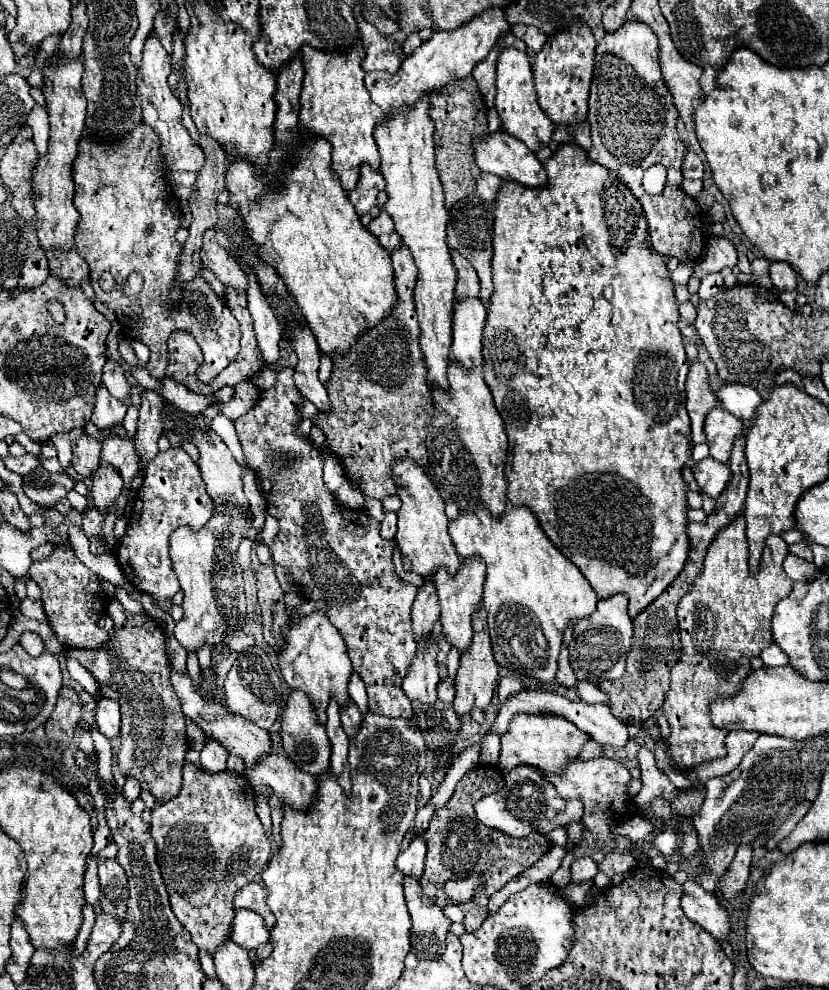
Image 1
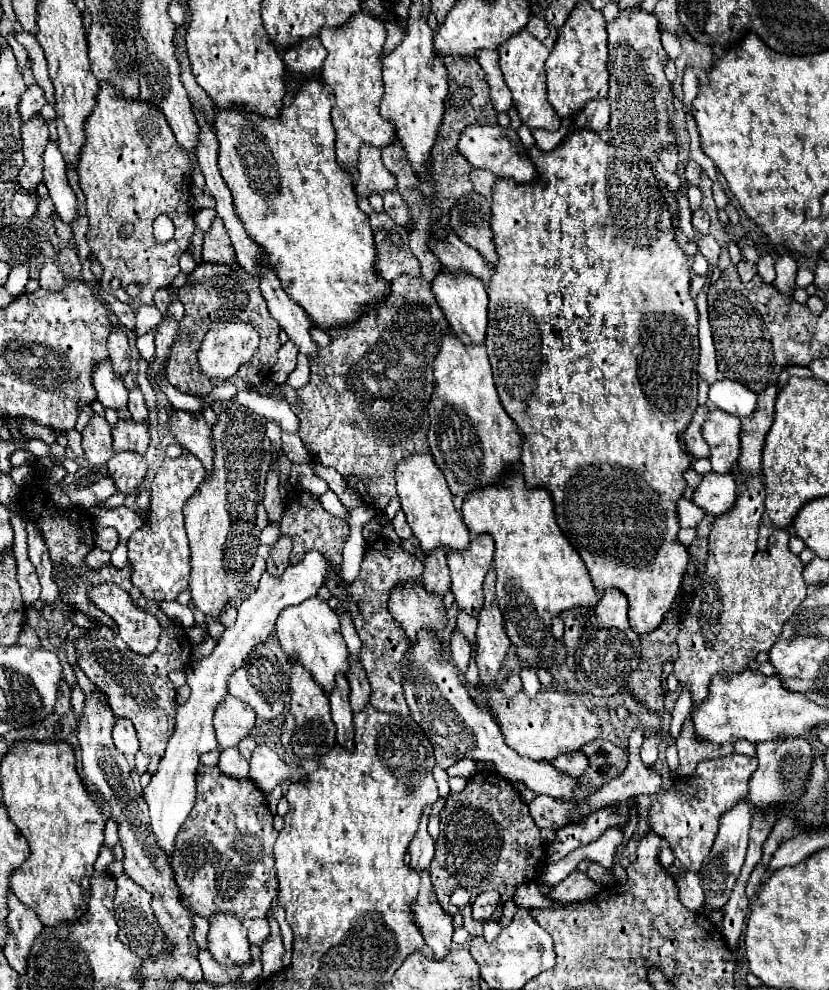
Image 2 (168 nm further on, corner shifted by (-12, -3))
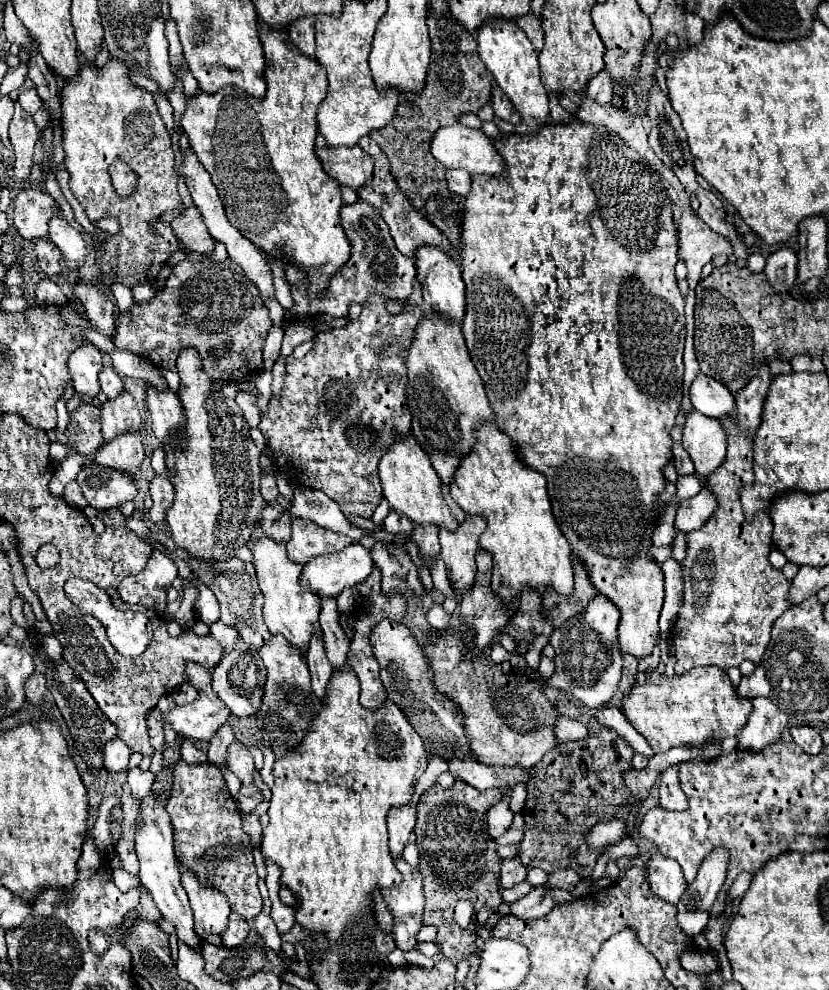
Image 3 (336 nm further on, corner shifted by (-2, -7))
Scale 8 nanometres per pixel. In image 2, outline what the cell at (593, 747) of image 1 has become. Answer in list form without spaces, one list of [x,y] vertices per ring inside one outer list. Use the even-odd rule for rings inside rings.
[[[576,750],[576,752],[568,752],[564,756],[558,756],[556,760],[552,760],[552,764],[572,776],[582,776],[582,772],[588,770],[588,756],[584,756],[580,750]]]

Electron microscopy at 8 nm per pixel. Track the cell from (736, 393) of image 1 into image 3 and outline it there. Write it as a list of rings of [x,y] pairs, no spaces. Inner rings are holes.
[[[698,374],[690,386],[690,402],[694,410],[708,418],[722,418],[734,412],[734,396],[724,388],[724,384]]]

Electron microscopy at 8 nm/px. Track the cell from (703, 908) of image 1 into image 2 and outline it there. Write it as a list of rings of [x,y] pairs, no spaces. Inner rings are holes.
[[[682,872],[682,878],[676,880],[680,888],[680,902],[692,910],[704,914],[704,890],[700,886],[700,876],[696,872]]]

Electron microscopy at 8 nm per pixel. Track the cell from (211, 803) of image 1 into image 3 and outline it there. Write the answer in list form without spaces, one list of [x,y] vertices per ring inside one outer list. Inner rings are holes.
[[[180,760],[174,768],[174,786],[166,802],[174,828],[174,846],[178,860],[194,870],[204,884],[214,884],[228,896],[230,908],[244,920],[252,920],[262,910],[262,896],[258,890],[258,874],[252,858],[250,836],[242,830],[242,818],[236,800],[230,796],[218,766],[186,764]]]

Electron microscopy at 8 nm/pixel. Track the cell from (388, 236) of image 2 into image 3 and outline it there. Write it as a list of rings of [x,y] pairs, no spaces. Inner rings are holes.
[[[358,200],[350,206],[340,208],[340,222],[344,228],[346,238],[350,240],[350,260],[330,278],[330,286],[326,292],[318,296],[310,296],[306,290],[310,288],[310,282],[306,280],[306,272],[302,272],[298,266],[288,264],[286,266],[286,280],[290,282],[292,300],[294,306],[290,310],[284,310],[286,320],[306,320],[318,314],[330,314],[332,318],[342,318],[348,312],[348,306],[352,302],[366,302],[370,296],[386,296],[386,298],[398,298],[404,300],[412,292],[412,284],[416,278],[414,258],[404,256],[398,252],[390,230],[386,228],[386,222],[380,218],[380,214],[374,210],[374,206],[366,204],[364,200]]]

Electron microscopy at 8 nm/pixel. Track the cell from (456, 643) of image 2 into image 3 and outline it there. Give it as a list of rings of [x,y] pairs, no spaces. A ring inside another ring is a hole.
[[[436,602],[436,604],[426,612],[426,620],[428,620],[428,624],[430,624],[432,628],[436,628],[438,632],[444,632],[444,630],[448,628],[450,614],[448,614],[448,612],[444,612],[442,604],[438,604],[438,602]]]

